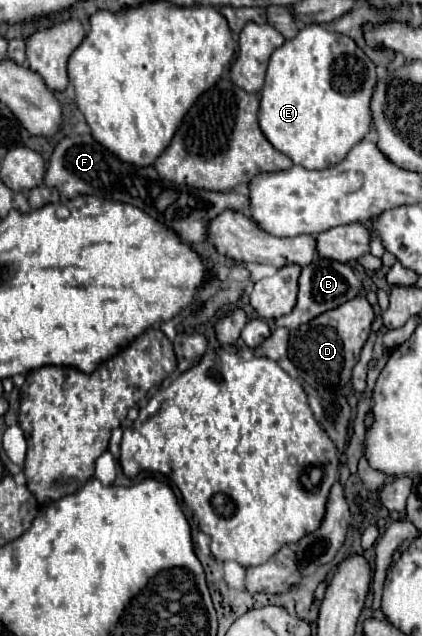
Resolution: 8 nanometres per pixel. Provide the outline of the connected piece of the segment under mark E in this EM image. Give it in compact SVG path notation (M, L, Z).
M321 25L303 27L295 39L285 41L273 51L267 67L265 87L261 91L259 127L267 141L285 153L295 165L307 169L327 169L341 163L347 153L363 141L373 127L371 99L377 85L377 71L373 61L355 45L353 39L331 33Z

